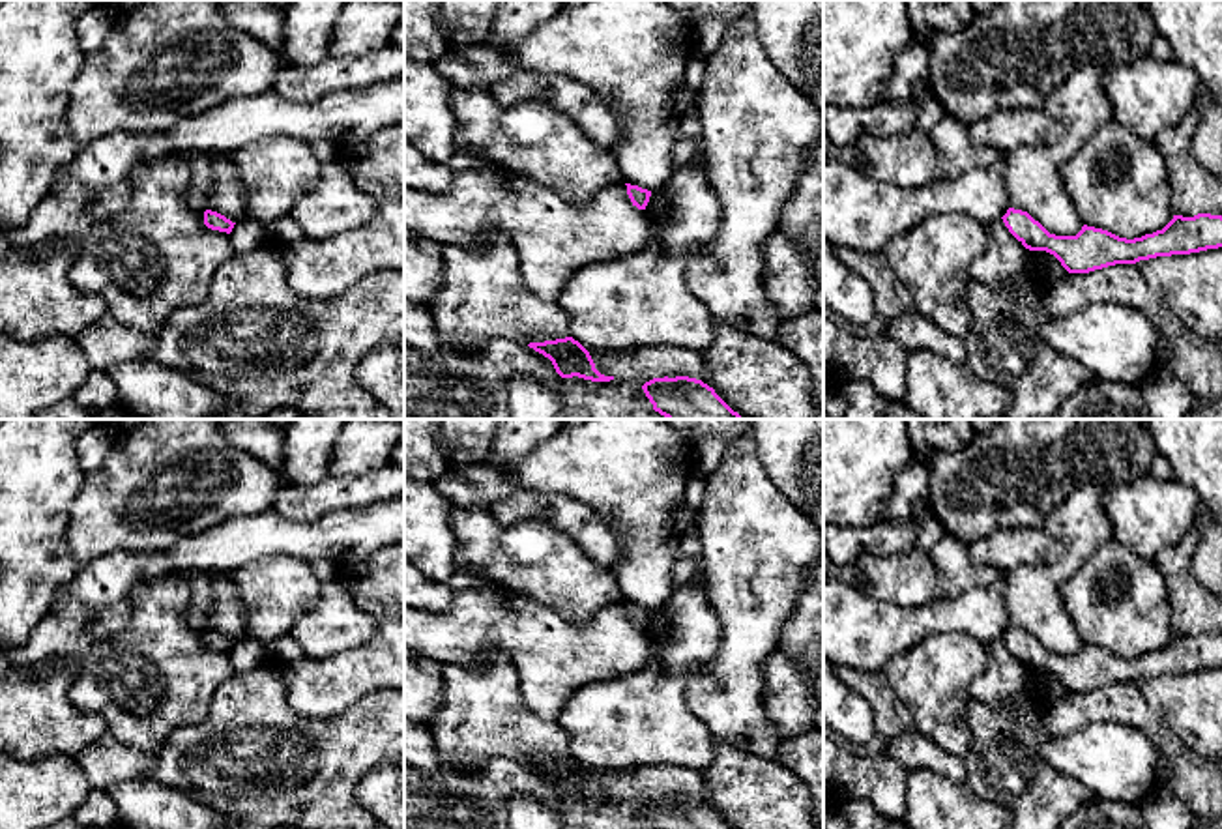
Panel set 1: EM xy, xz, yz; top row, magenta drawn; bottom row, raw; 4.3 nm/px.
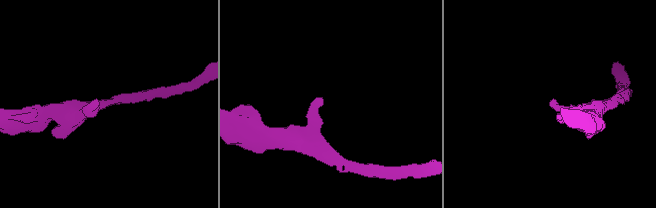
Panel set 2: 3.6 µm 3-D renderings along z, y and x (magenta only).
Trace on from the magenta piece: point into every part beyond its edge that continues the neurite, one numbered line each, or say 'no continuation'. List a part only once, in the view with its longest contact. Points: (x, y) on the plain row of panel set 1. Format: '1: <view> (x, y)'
no continuation

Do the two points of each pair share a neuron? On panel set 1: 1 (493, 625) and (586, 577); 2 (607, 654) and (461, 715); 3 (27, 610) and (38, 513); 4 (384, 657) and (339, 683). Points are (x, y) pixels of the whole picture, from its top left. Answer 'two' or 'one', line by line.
1: two
2: two
3: one
4: one

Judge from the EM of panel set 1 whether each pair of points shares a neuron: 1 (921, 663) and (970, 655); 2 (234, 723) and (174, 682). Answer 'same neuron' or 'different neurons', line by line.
1: same neuron
2: different neurons

